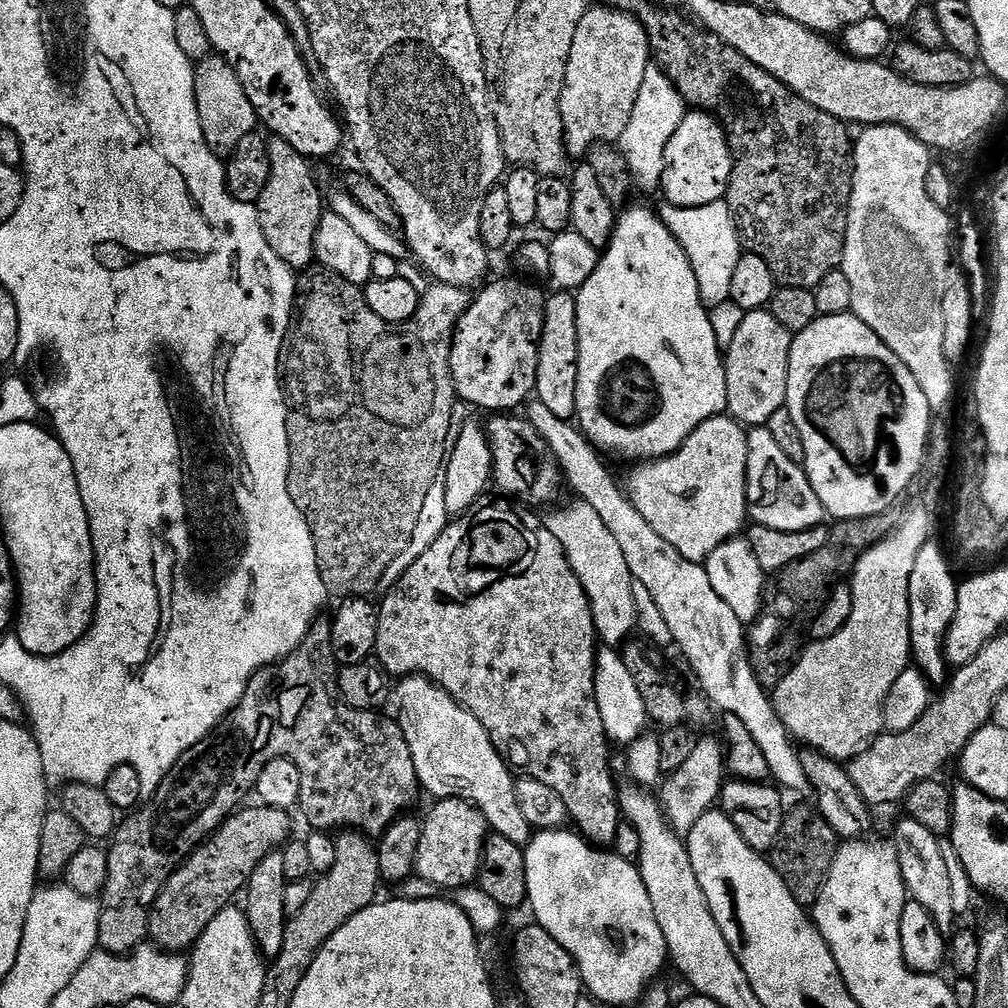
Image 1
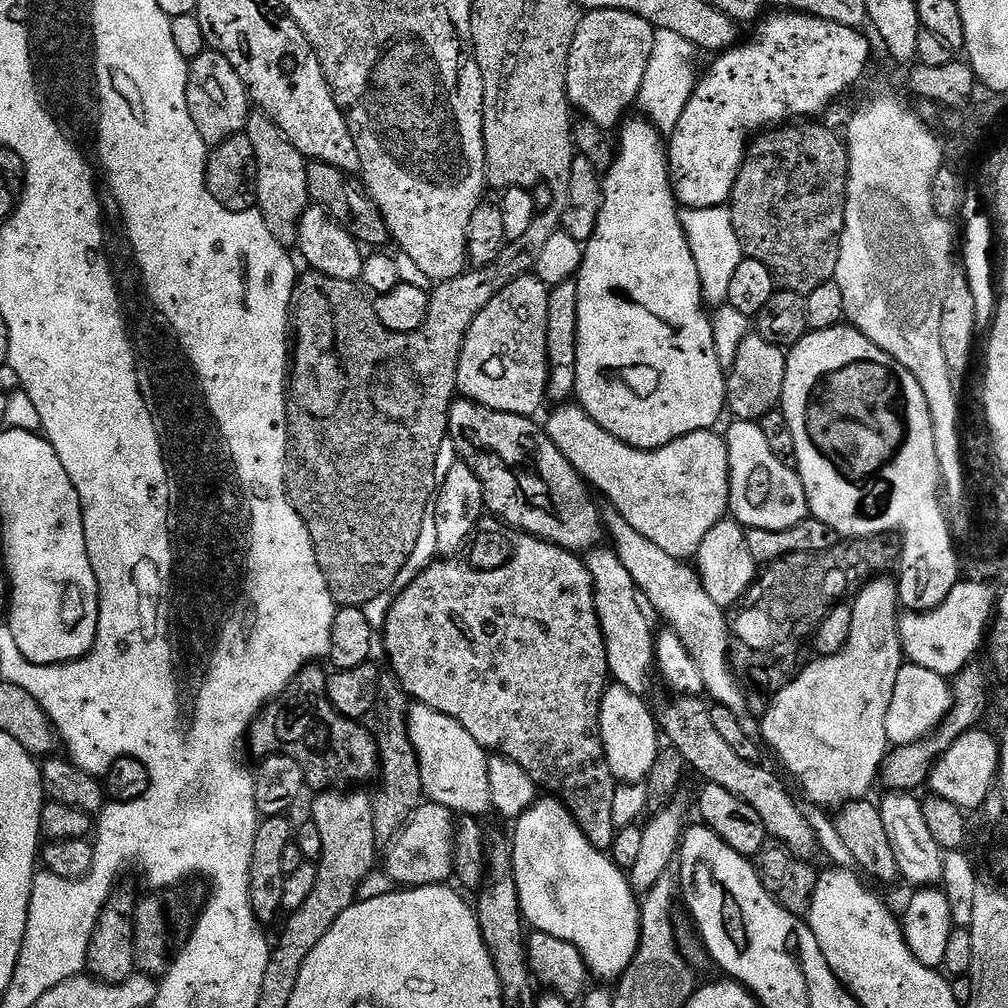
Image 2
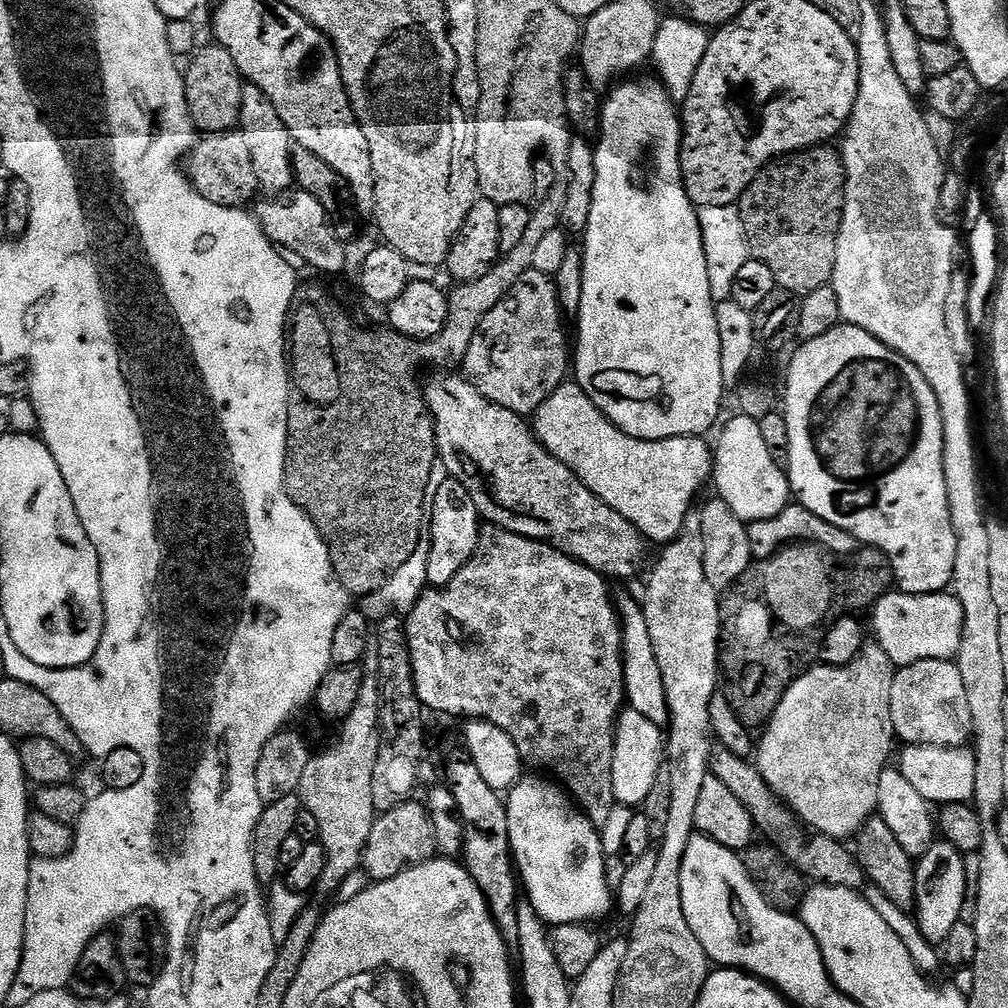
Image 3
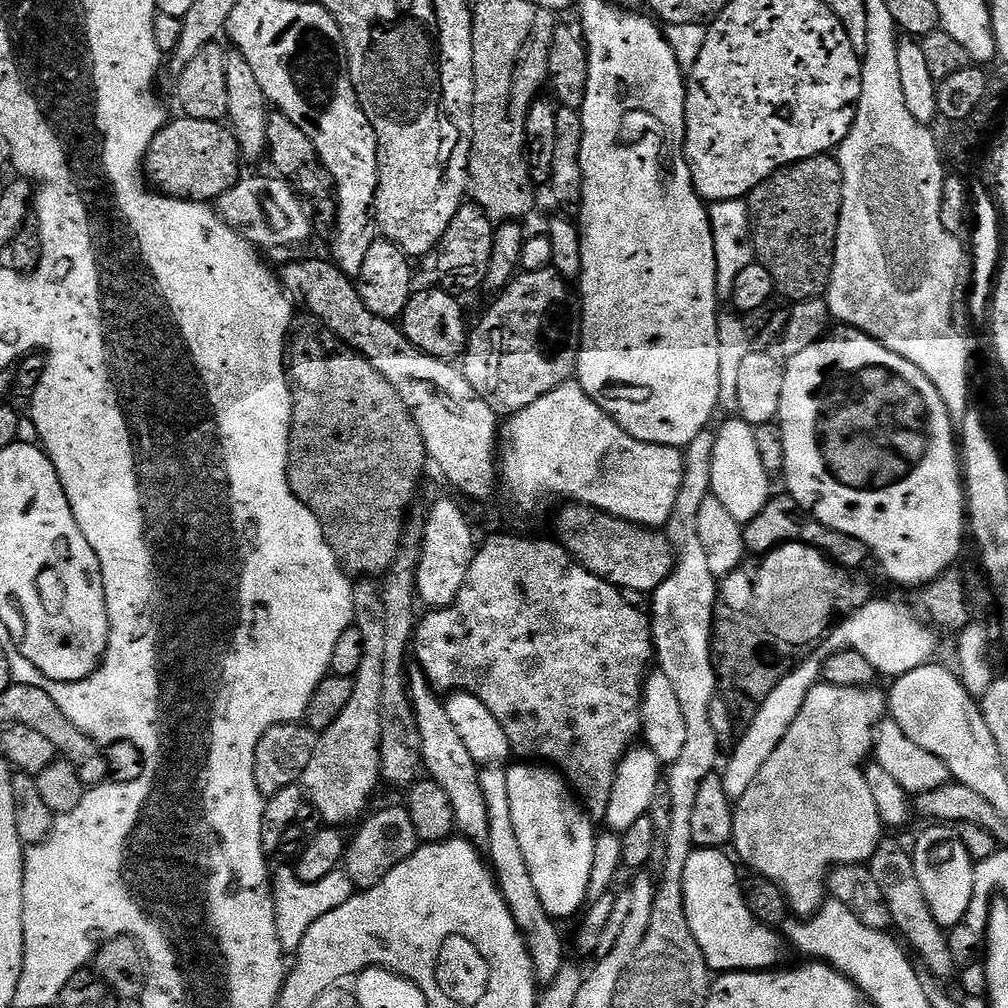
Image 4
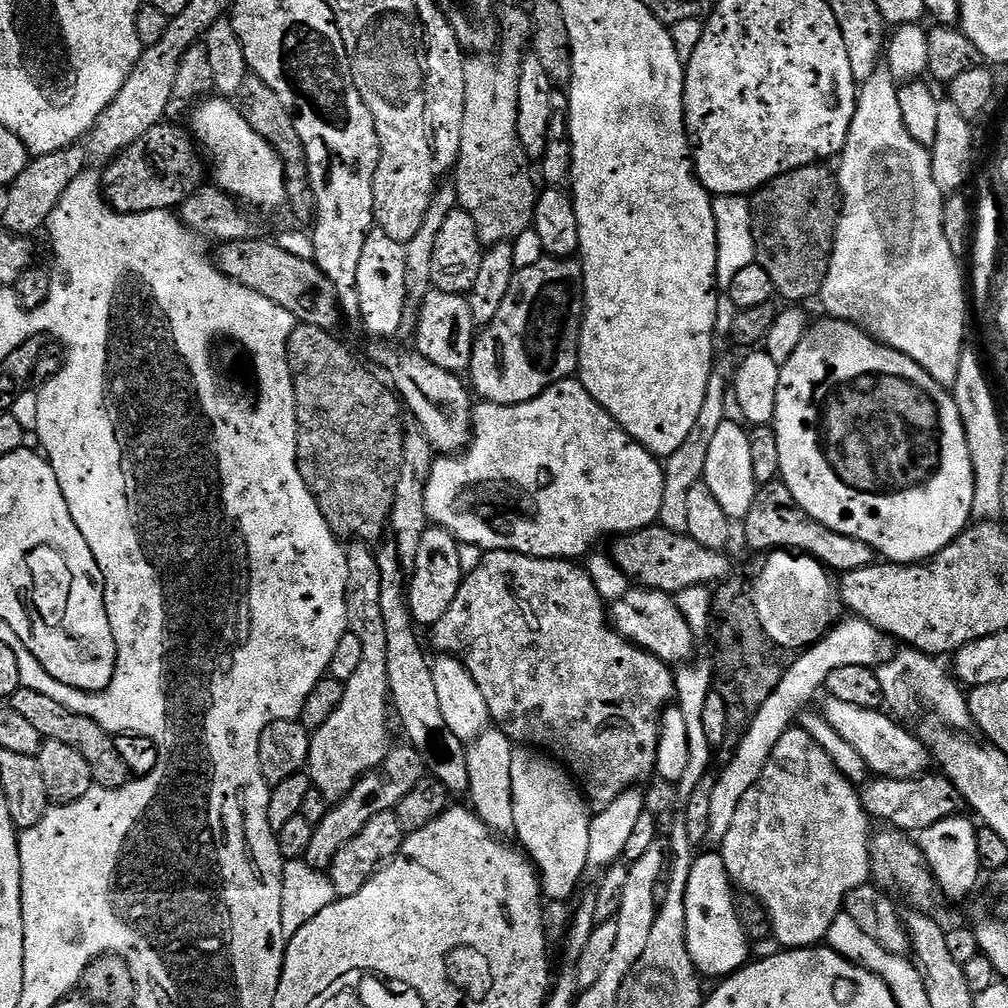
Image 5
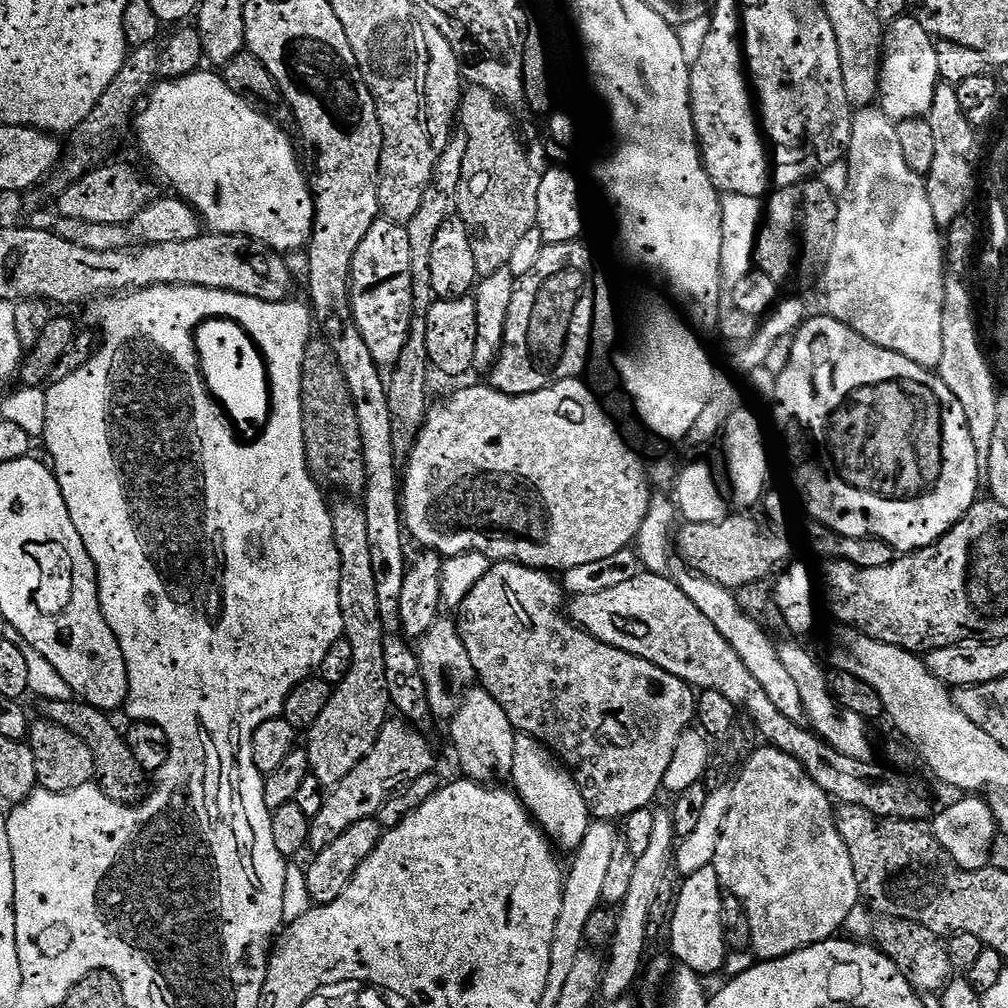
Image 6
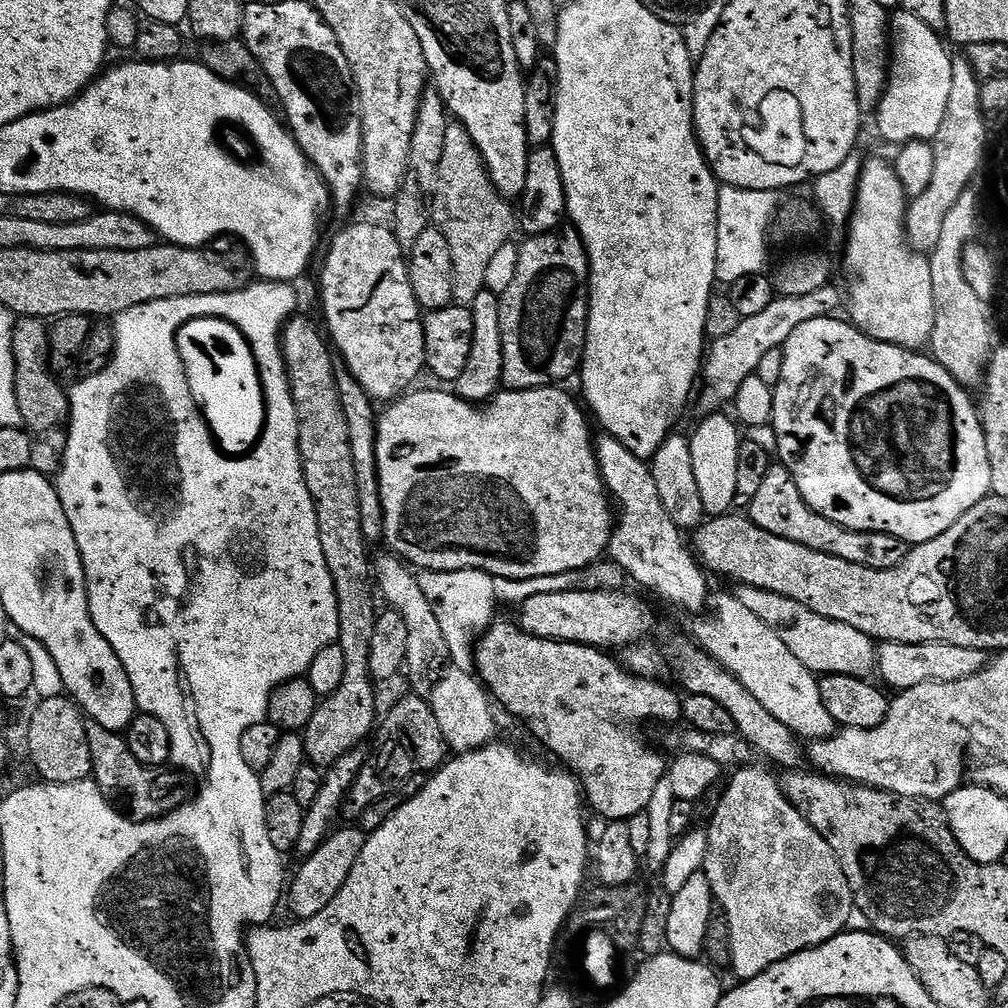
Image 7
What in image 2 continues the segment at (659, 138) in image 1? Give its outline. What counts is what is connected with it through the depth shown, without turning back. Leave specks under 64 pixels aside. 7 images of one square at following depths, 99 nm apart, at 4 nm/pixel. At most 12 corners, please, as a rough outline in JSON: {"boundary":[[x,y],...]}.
{"boundary":[[656,29],[638,108],[676,129],[698,83],[698,49]]}

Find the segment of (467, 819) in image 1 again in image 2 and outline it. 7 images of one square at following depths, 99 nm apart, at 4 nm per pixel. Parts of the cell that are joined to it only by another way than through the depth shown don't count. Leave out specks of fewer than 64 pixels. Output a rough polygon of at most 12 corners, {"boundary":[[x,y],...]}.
{"boundary":[[423,802],[382,856],[393,885],[454,876],[454,814]]}

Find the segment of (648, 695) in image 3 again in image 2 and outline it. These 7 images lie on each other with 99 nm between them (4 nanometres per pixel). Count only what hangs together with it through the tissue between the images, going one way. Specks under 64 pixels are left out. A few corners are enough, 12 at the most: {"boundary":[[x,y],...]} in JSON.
{"boundary":[[615,551],[586,563],[608,670],[644,698],[656,636],[634,578]]}

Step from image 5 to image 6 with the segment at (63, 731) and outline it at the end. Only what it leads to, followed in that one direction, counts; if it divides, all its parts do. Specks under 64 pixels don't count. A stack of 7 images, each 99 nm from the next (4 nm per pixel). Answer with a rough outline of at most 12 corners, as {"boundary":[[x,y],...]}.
{"boundary":[[40,700],[43,719],[82,738],[94,754],[99,791],[135,806],[150,784],[112,725],[85,704]]}

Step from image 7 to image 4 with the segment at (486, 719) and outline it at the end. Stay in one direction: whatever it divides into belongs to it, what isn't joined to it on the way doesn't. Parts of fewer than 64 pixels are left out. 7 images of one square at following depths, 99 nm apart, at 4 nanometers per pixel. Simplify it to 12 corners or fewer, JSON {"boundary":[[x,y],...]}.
{"boundary":[[505,769],[480,773],[486,856],[524,936],[537,981],[566,963],[518,846]]}

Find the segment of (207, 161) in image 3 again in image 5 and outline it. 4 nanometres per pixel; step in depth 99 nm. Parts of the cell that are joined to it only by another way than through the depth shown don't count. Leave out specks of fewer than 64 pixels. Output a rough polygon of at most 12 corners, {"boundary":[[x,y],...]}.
{"boundary":[[155,124],[103,169],[122,214],[166,212],[198,187],[197,145]]}

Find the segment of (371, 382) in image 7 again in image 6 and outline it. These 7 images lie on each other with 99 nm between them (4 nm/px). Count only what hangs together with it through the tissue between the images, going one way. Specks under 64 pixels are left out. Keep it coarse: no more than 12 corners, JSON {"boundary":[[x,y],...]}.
{"boundary":[[380,218],[352,259],[352,323],[395,365],[412,320],[410,242]]}

